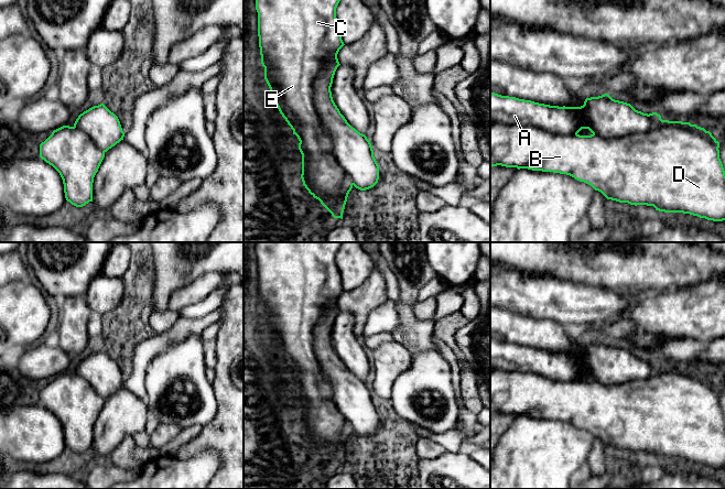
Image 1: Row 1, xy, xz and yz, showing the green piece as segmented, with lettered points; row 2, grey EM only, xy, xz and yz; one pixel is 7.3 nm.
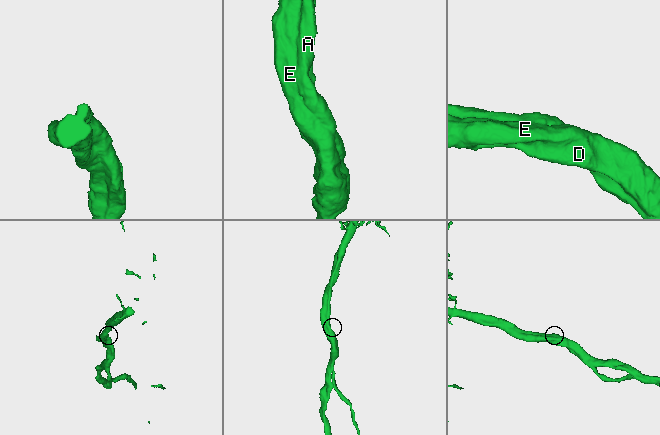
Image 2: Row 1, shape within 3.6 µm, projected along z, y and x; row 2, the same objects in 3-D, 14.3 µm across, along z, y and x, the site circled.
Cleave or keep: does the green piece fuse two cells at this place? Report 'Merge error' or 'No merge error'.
No merge error

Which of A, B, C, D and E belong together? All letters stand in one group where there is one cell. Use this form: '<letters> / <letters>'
A B C D E

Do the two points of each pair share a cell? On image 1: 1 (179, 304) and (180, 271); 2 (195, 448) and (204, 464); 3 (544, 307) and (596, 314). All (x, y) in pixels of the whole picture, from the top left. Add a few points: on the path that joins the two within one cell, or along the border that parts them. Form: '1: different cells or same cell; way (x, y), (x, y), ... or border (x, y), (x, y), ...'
1: different cells; border (201, 275), (177, 289), (171, 295), (168, 307)
2: different cells; border (176, 456), (191, 458), (213, 448), (222, 463)
3: same cell; way (558, 307), (583, 307)

